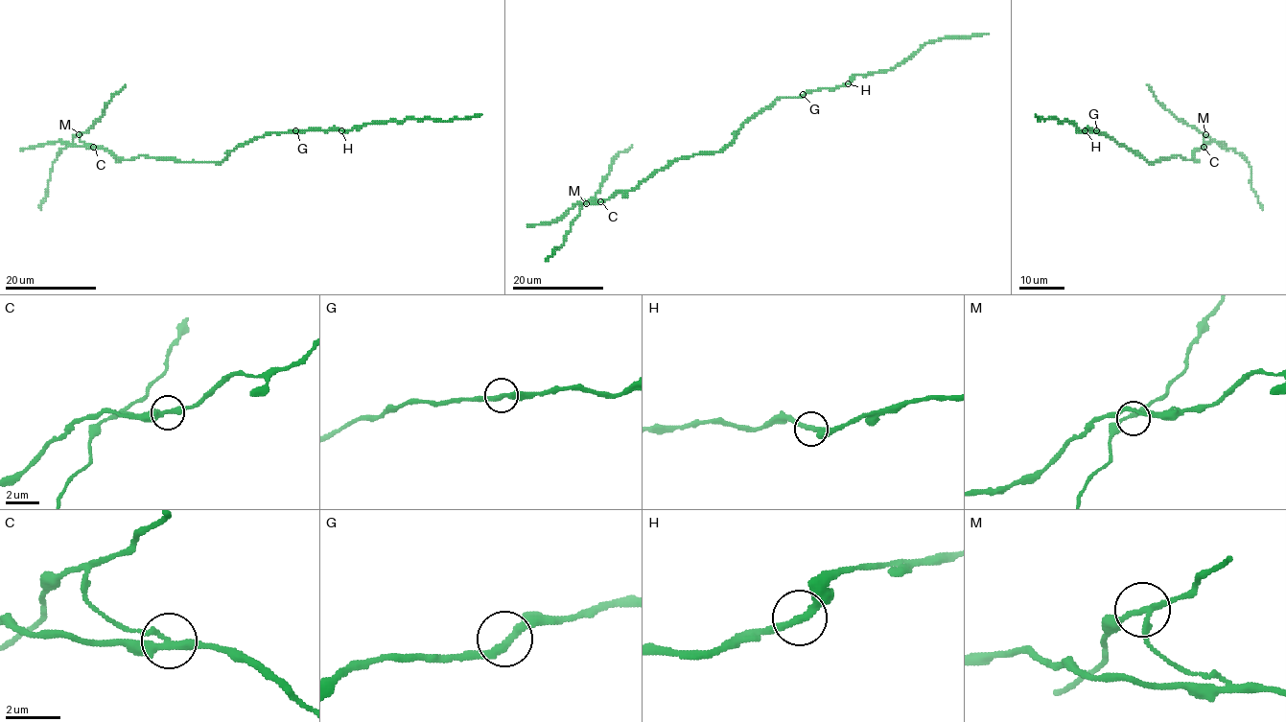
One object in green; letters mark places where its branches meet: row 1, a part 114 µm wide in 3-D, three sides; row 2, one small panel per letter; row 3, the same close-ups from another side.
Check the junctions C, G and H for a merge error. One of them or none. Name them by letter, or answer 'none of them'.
C

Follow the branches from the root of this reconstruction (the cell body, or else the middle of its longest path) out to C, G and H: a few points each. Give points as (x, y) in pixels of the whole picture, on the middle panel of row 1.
C: (735, 136), (720, 151), (678, 158), (655, 171), (636, 188), (618, 191), (600, 201)
G: (735, 136), (745, 123), (777, 100), (803, 94)
H: (735, 136), (745, 123), (781, 98), (803, 97), (807, 92), (835, 89), (848, 83)

